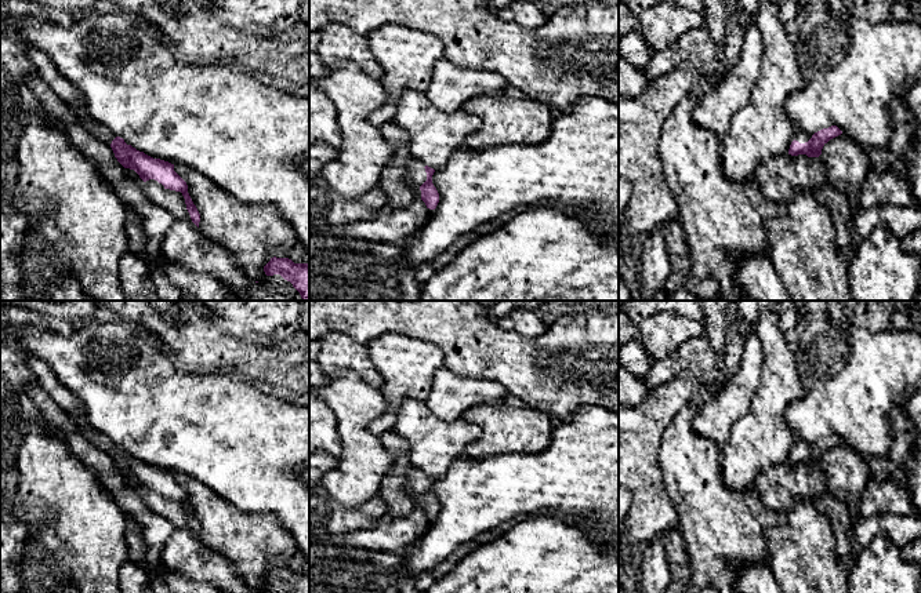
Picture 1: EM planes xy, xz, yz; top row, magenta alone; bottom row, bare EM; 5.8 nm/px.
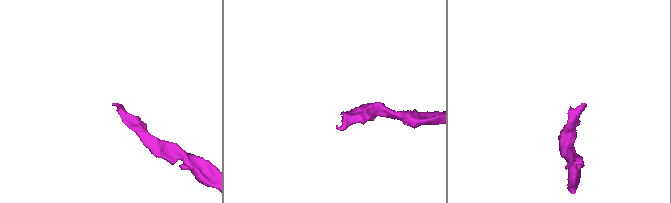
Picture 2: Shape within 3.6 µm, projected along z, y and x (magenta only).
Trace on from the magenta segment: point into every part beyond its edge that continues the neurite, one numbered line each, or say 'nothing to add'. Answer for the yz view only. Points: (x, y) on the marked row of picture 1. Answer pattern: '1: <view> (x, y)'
1: yz (800, 135)

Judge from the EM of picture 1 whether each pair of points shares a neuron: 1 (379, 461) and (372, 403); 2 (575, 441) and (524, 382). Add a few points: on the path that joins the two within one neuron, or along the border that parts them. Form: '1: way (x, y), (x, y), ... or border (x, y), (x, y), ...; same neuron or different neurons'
1: way (365, 447), (358, 440), (358, 417); same neuron
2: border (590, 406), (582, 406), (569, 418), (561, 421); different neurons

